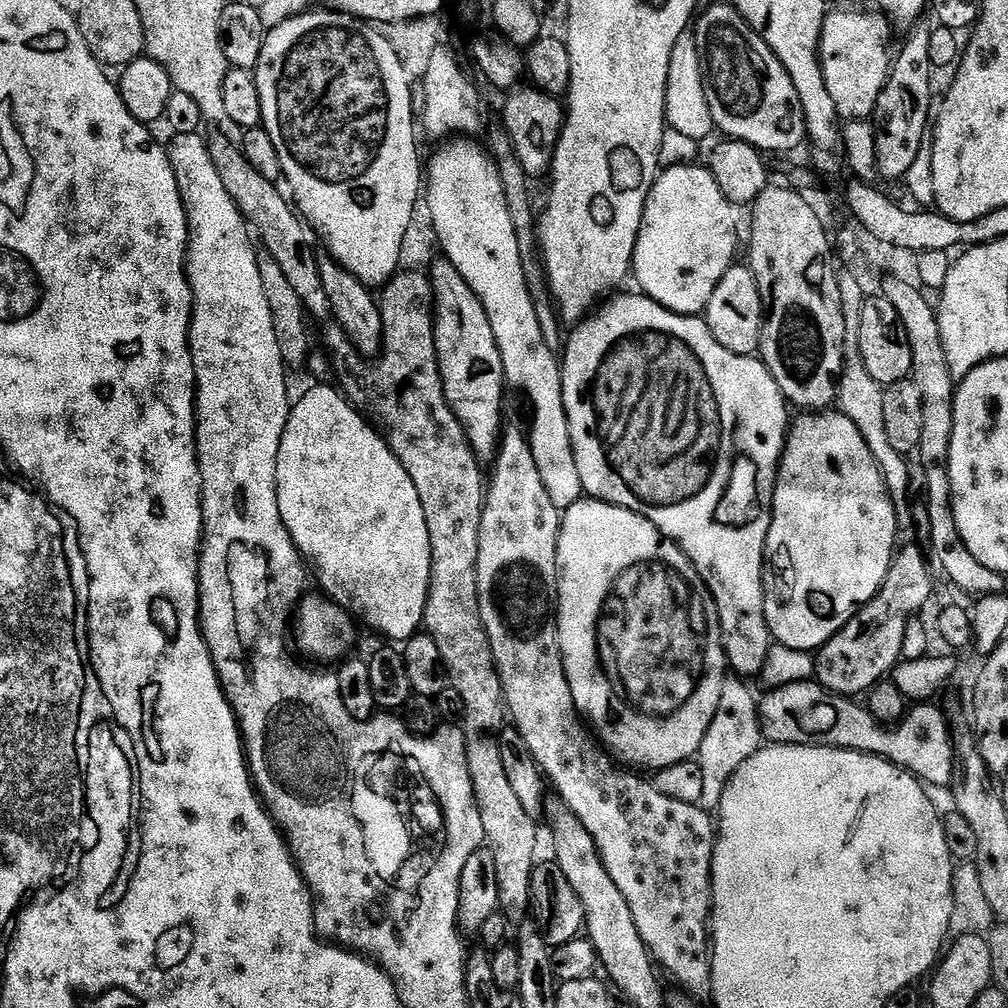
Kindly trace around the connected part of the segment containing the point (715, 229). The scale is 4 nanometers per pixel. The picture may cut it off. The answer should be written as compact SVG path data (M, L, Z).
M676 164L673 168L668 168L659 173L656 179L652 182L652 188L648 191L648 201L644 204L644 217L642 218L642 226L638 234L638 242L636 249L632 255L632 272L634 280L640 283L639 291L643 295L649 296L650 299L656 300L672 312L676 312L679 316L700 316L705 311L710 302L710 298L714 294L714 290L718 286L718 282L727 274L729 268L733 267L736 256L736 247L740 244L740 232L736 229L736 212L737 205L734 205L727 200L722 194L722 190L718 186L718 182L711 174L707 167L699 168L696 164Z

